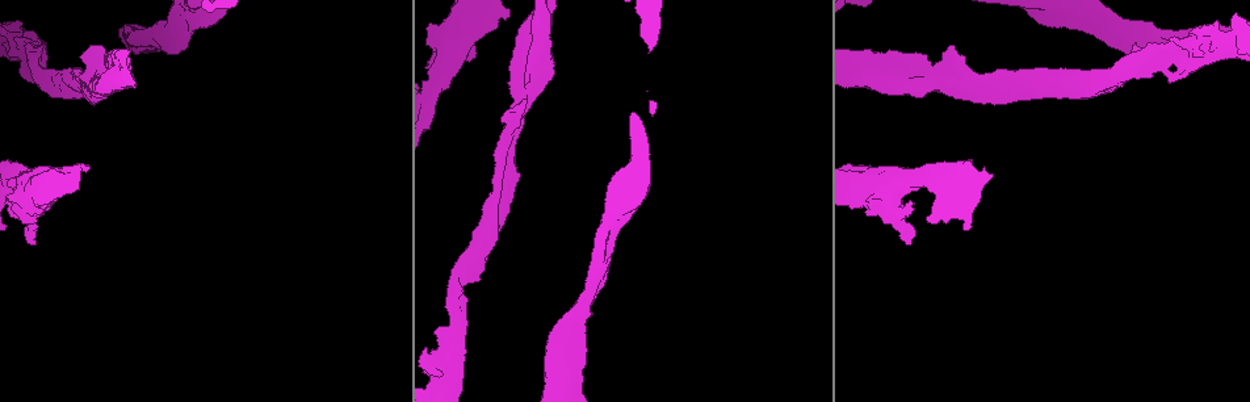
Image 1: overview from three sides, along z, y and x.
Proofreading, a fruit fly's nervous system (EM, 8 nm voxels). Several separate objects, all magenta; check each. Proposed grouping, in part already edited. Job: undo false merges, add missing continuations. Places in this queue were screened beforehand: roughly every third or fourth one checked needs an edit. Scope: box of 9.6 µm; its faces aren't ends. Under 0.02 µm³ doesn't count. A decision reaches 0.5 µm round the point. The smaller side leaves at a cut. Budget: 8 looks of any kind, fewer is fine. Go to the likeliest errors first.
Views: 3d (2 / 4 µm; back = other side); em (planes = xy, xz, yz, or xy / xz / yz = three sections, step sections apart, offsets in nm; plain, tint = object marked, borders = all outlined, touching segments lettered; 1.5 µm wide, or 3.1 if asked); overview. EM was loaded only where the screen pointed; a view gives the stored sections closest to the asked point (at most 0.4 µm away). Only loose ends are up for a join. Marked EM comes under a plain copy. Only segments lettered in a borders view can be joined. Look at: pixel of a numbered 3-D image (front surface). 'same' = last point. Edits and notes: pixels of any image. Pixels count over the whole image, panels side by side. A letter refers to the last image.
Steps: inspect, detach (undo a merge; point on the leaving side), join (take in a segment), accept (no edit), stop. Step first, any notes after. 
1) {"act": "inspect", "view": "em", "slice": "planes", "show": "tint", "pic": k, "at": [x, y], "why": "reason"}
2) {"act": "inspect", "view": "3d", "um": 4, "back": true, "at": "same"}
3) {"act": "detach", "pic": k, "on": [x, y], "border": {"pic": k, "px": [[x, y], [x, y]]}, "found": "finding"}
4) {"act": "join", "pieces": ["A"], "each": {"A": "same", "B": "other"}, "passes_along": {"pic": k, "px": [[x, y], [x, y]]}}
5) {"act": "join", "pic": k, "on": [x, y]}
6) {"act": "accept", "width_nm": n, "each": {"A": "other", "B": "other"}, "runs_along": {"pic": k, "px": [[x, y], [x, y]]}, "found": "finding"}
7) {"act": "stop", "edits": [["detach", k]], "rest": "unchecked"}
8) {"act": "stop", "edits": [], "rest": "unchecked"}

{"act": "inspect", "view": "3d", "um": 2, "pic": 1, "at": [465, 61], "why": "an open end"}

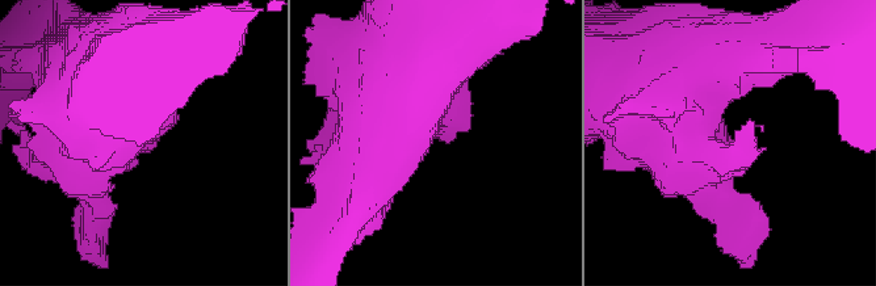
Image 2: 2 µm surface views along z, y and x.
{"act": "inspect", "view": "em", "slice": "planes", "show": "tint", "at": "same"}

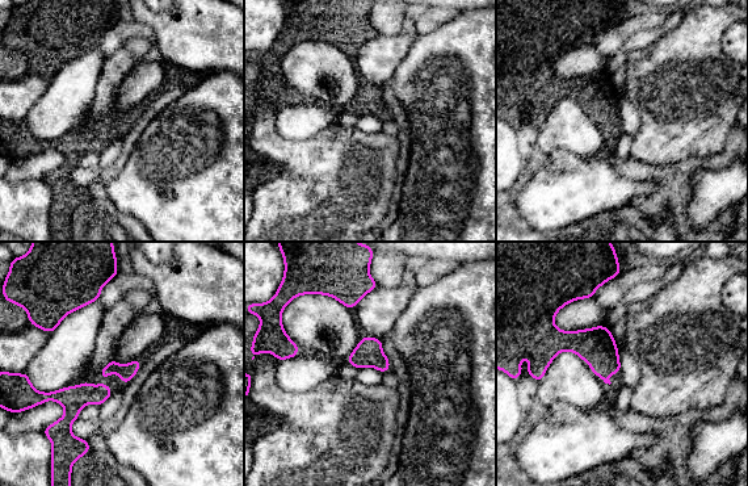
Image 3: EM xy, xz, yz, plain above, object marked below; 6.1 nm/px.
{"act": "inspect", "view": "em", "slice": "planes", "show": "borders", "at": "same"}

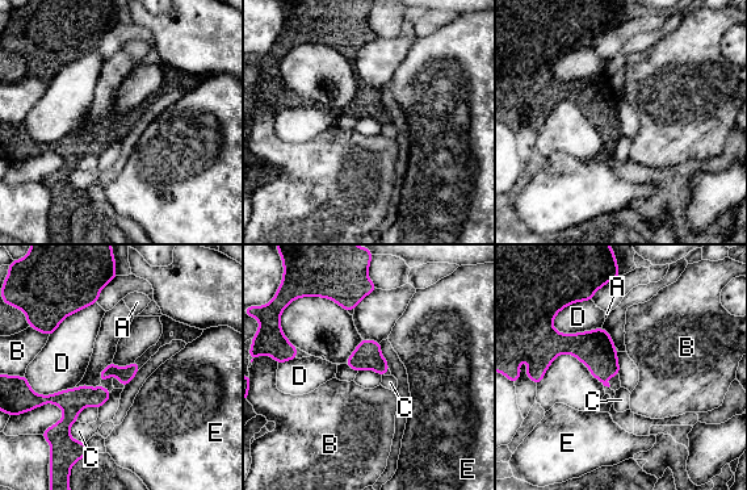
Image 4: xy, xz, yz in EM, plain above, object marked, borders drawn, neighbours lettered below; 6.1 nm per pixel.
{"act": "accept", "longest_contact_nm": ["D", 320], "each": {"A": "other", "B": "other", "C": "other", "D": "other", "E": "other"}, "found": "none of them fits"}

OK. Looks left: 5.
{"act": "inspect", "view": "em", "slice": "planes", "show": "borders", "pic": 1, "at": [585, 360], "why": "stops while still wide"}

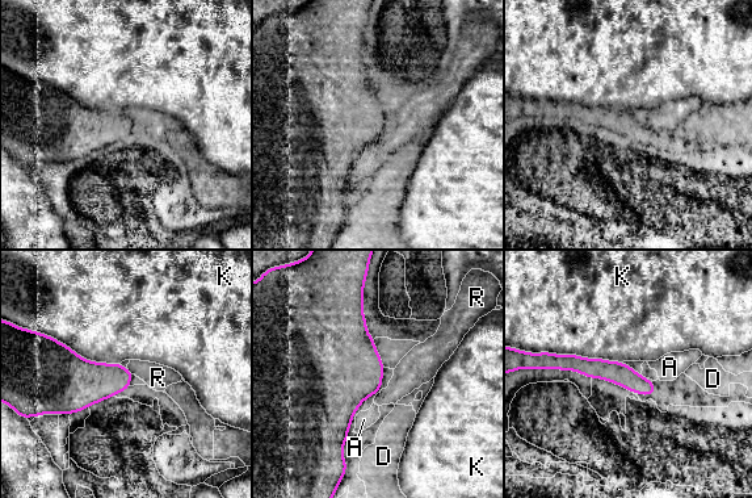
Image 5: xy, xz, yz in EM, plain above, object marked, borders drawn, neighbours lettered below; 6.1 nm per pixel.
{"act": "accept", "longest_contact_nm": ["K", 500], "each": {"A": "other", "D": "other", "K": "other", "R": "other"}, "runs_along": {"pic": 5, "px": [[553, 364], [608, 369], [651, 388]]}, "found": "no lettered segment goes on from it"}

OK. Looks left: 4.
{"act": "inspect", "view": "3d", "um": 2, "back": true, "pic": 1, "at": [510, 128], "why": "a fork"}

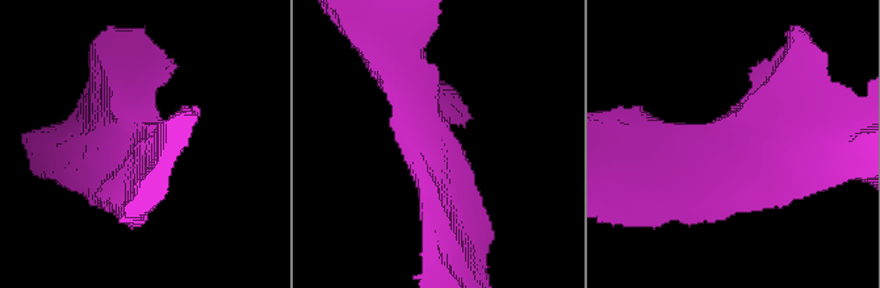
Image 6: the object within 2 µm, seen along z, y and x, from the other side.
{"act": "inspect", "view": "em", "slice": "planes", "show": "borders", "pic": 6, "at": [732, 135]}

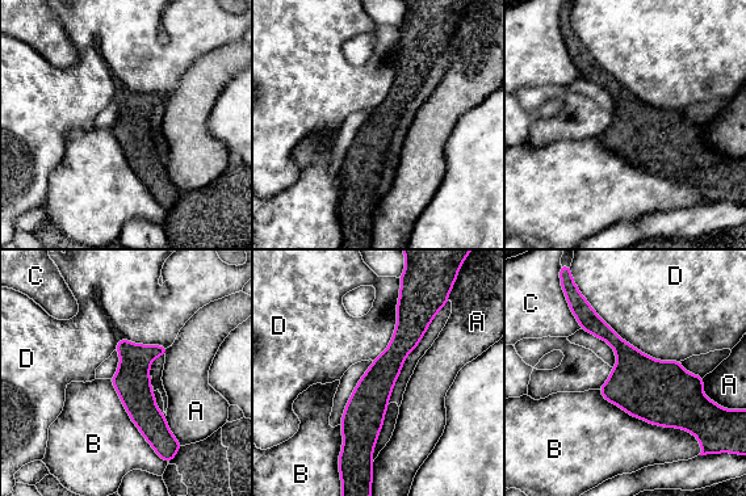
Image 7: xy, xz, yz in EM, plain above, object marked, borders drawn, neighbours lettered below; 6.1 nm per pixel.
{"act": "accept", "each": {"A": "other", "B": "other", "C": "other", "D": "other"}, "runs_along": {"pic": 7, "px": [[402, 301], [364, 453]]}, "found": "continuous, no second neuron"}

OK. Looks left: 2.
{"act": "stop", "edits": [], "rest": "unchecked"}

